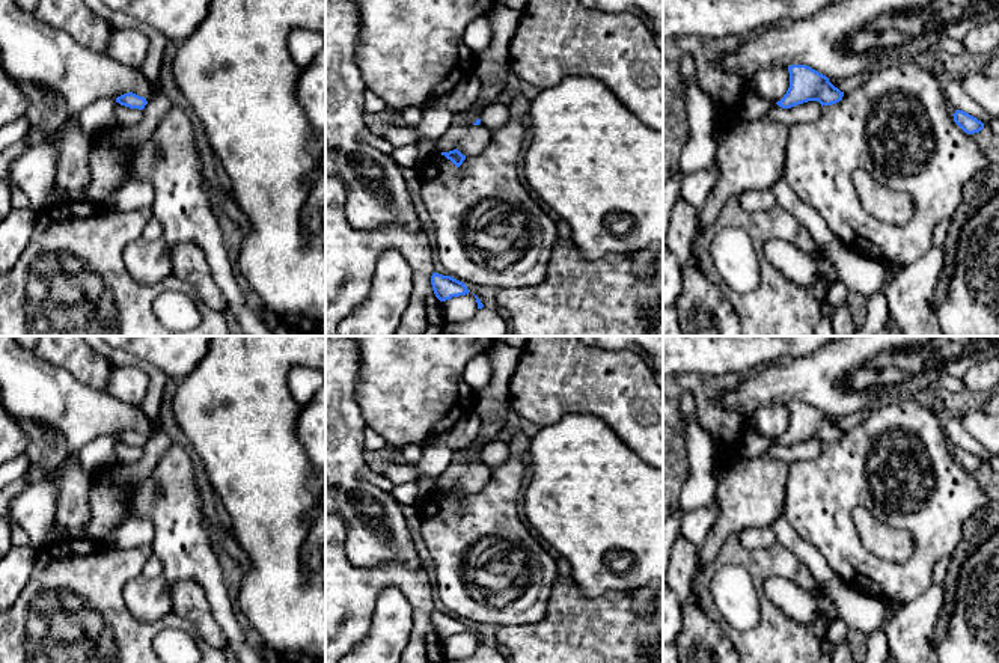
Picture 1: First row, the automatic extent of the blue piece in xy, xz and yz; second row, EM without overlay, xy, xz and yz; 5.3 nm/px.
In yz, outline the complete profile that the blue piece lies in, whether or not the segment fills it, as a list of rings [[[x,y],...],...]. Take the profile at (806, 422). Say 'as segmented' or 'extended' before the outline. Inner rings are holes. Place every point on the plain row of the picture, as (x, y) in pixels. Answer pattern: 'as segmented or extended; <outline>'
as segmented; [[[791,402],[788,410],[790,425],[784,435],[776,440],[782,446],[791,446],[808,438],[818,438],[821,445],[832,443],[844,434],[844,429],[835,425],[826,413],[811,404]]]

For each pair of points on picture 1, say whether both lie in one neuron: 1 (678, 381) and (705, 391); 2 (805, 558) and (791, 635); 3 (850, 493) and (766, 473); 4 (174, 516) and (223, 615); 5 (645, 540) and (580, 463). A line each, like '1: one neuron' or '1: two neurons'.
1: one neuron
2: two neurons
3: two neurons
4: one neuron
5: one neuron

